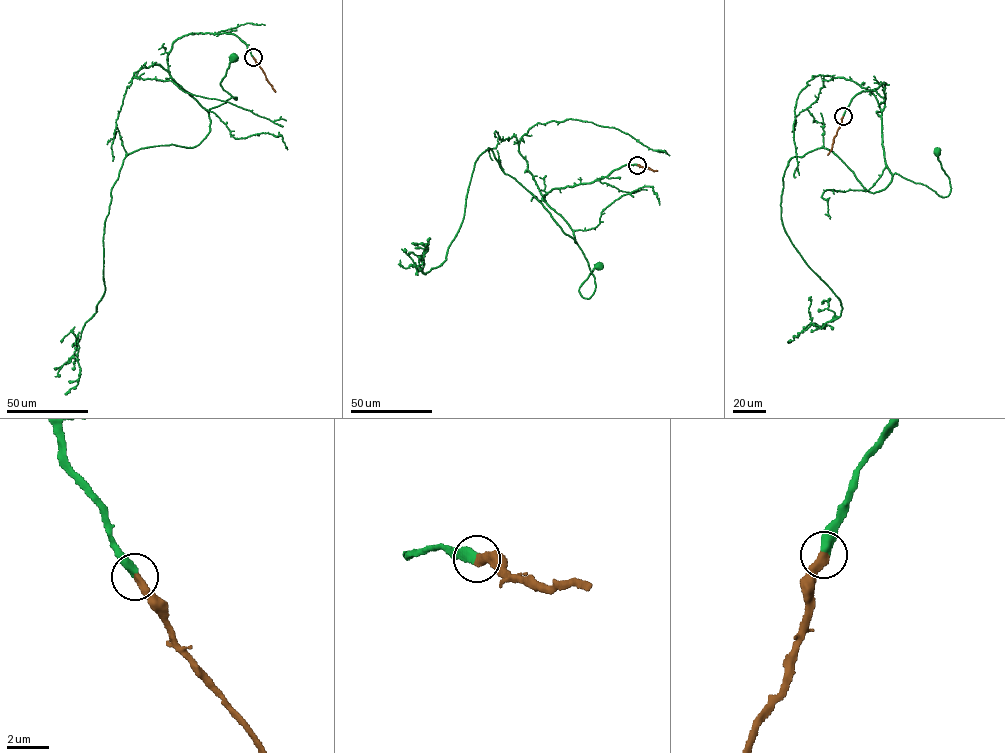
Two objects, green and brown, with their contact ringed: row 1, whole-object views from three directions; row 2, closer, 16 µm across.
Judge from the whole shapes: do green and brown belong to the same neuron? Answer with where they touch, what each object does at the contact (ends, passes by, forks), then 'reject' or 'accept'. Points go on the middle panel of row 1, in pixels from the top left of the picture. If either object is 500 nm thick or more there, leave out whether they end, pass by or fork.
place (637, 165); green ends; brown ends; accept

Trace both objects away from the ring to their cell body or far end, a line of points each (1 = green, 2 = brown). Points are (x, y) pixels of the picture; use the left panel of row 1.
1: (253, 57), (233, 34), (188, 33), (173, 43), (168, 67), (208, 112), (237, 99), (220, 82), (234, 57)
2: (253, 57), (275, 92)

